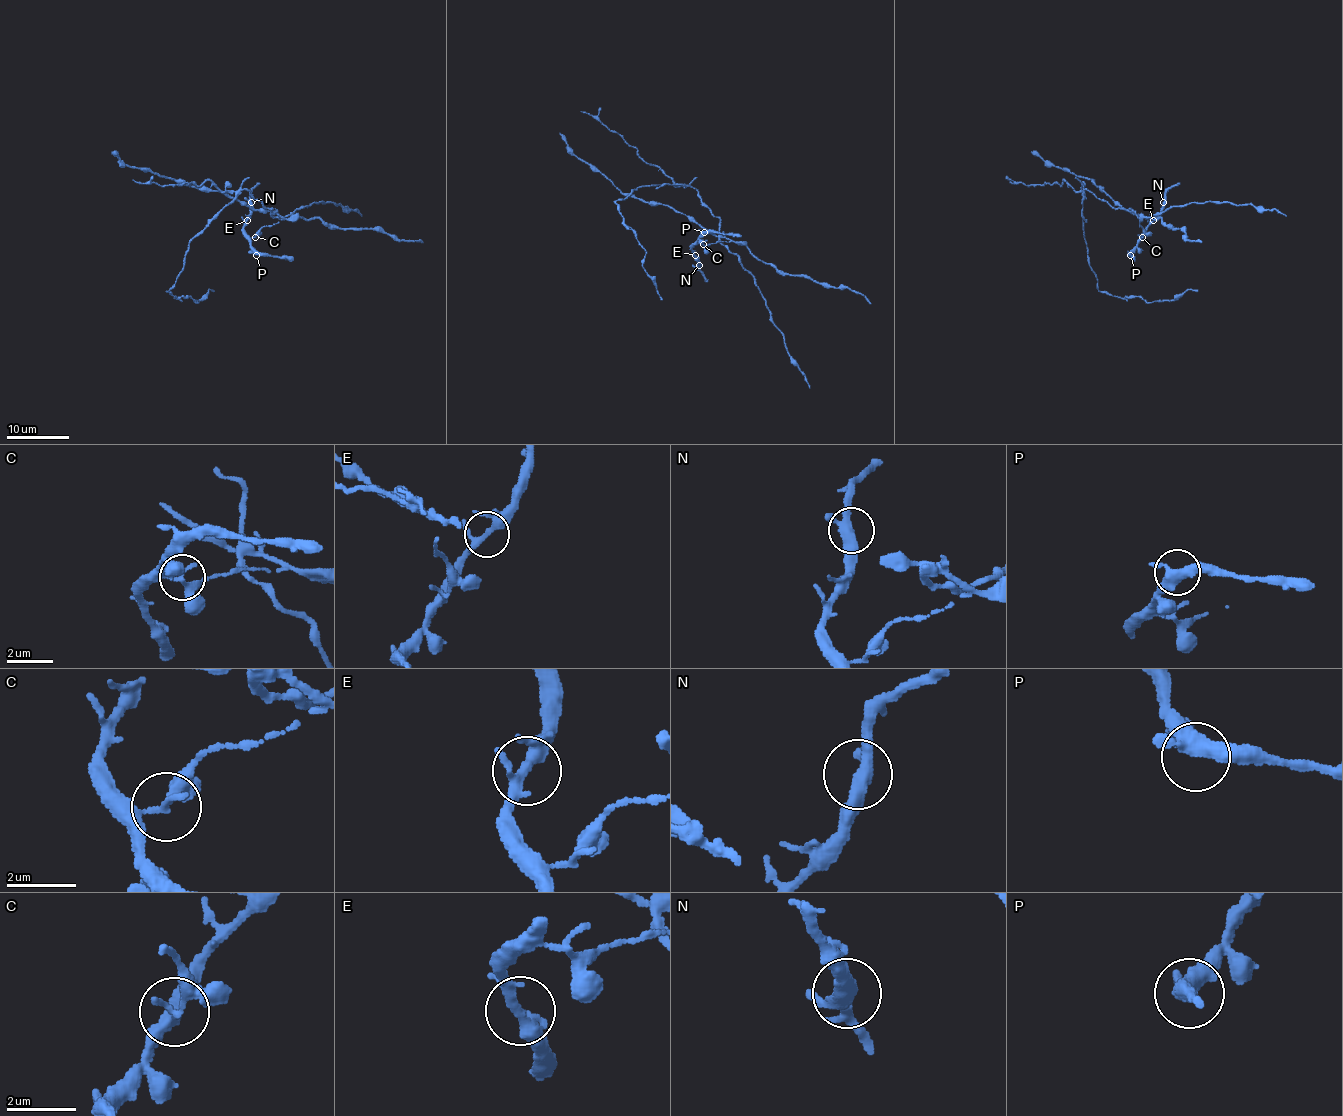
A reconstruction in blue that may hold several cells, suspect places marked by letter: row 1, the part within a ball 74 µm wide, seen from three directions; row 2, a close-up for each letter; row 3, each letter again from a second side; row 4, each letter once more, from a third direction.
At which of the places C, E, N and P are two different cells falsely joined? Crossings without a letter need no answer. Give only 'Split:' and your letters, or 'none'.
Split: C

